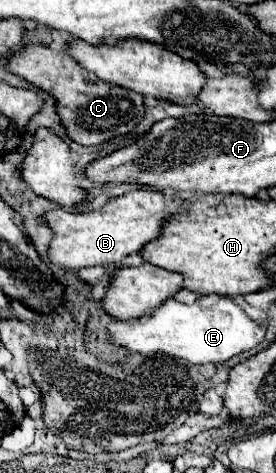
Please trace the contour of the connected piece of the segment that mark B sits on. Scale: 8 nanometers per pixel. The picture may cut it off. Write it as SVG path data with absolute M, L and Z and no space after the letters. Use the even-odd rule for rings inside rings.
M154 190L126 192L108 200L100 210L66 212L62 208L46 212L46 224L54 236L48 244L48 260L62 270L78 270L84 266L108 266L122 262L128 254L138 252L146 242L158 238L160 224L166 216L186 210L186 200L166 200ZM78 234L78 236L76 236ZM84 234L84 236L82 236Z

